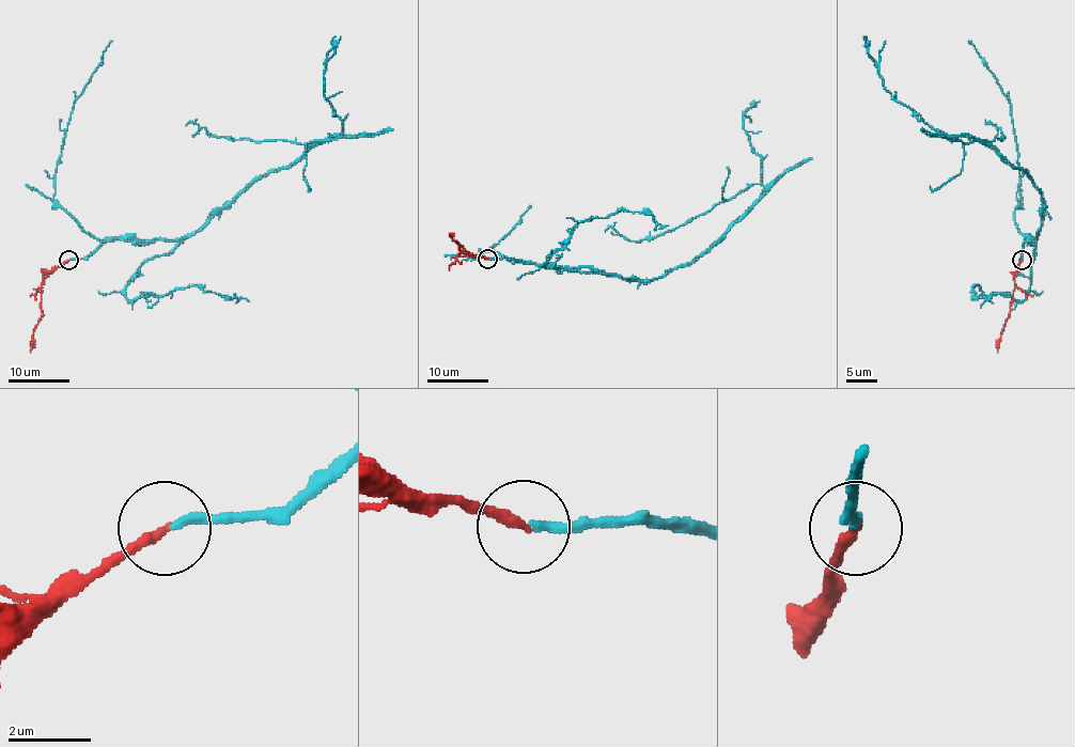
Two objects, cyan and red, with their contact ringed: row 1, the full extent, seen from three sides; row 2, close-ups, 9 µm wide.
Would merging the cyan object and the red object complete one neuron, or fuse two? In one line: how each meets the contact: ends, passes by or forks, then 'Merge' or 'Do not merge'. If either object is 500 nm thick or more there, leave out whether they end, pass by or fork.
At the ring cyan ends. At the ring red ends. Merge

